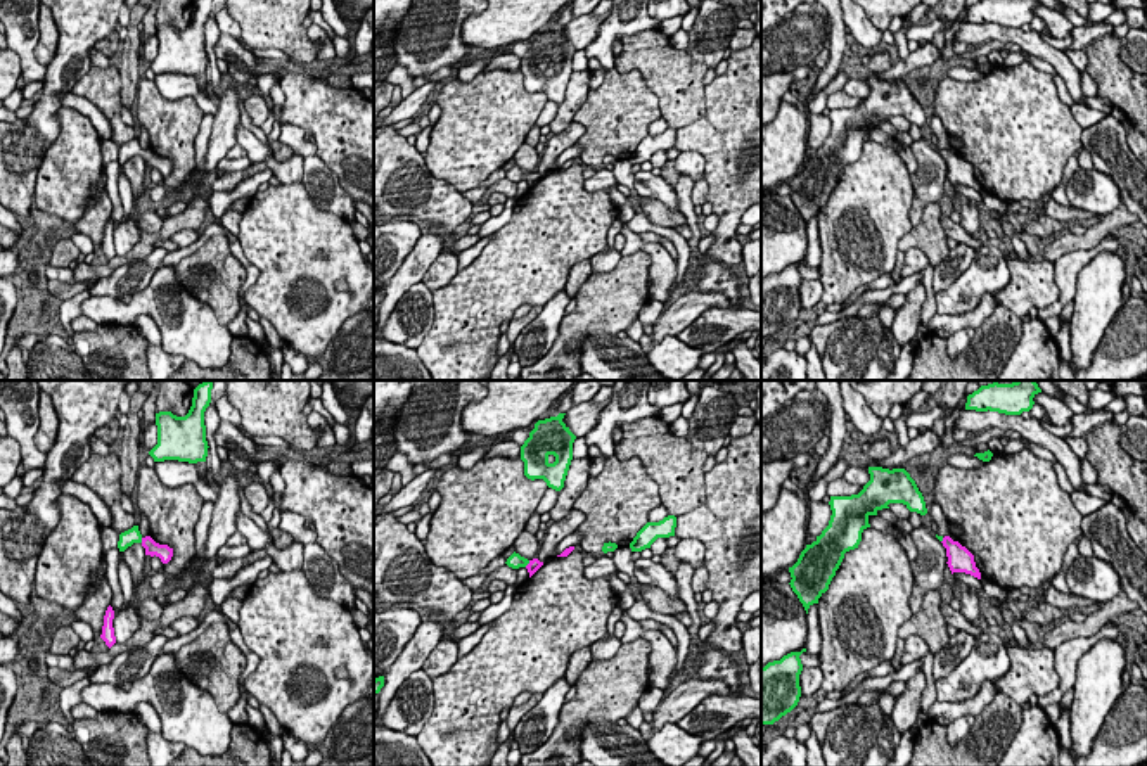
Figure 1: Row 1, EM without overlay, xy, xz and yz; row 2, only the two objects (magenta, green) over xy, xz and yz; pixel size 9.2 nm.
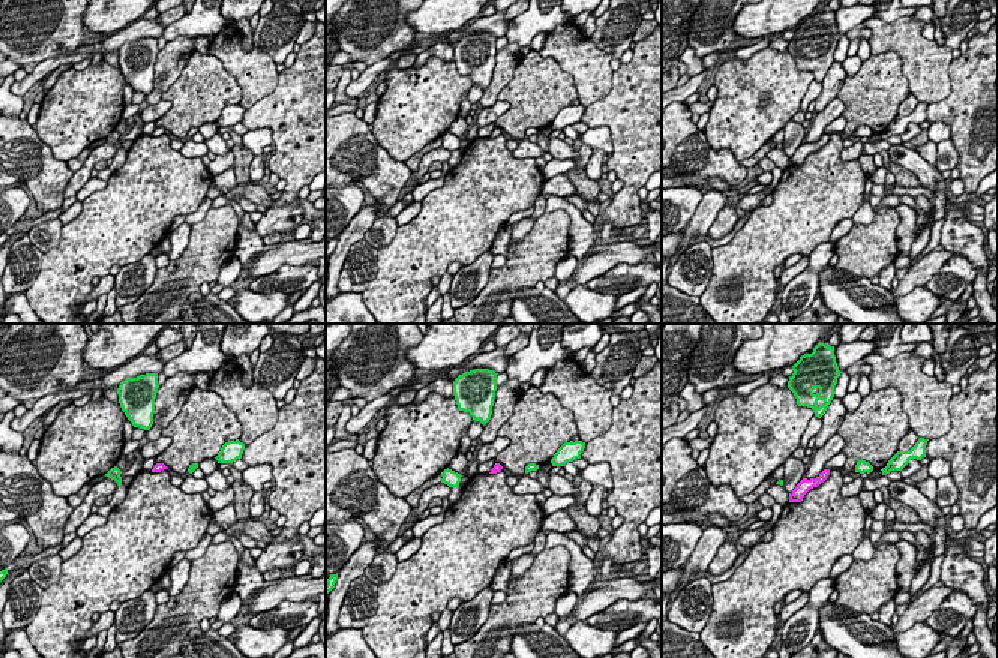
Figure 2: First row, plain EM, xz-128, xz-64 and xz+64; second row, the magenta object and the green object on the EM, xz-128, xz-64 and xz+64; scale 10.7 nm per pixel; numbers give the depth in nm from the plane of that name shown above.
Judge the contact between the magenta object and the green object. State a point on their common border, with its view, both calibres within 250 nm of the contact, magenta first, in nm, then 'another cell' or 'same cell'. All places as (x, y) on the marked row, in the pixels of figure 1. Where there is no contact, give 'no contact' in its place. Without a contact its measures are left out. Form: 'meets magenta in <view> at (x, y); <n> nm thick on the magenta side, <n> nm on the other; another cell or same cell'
meets magenta in xz at (528, 564); 120 nm thick on the magenta side, 140 nm on the other; same cell

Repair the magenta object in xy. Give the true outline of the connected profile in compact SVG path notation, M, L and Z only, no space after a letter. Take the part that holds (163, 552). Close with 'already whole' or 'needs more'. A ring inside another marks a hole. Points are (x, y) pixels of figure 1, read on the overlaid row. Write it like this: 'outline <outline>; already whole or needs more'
outline M133 526L131 529L119 534L118 548L119 552L125 552L133 543L140 543L145 548L145 555L156 555L163 564L168 564L173 557L173 548L156 543L151 536L144 538L138 531L138 526Z; needs more

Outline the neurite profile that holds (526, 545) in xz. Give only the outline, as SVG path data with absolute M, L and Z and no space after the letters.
M524 531L516 541L514 541L516 553L521 557L533 560L538 555L540 541L536 539L536 534L531 534Z

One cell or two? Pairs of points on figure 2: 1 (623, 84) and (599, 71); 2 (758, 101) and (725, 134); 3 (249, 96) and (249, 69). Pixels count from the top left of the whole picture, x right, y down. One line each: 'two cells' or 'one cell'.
1: two cells
2: one cell
3: one cell

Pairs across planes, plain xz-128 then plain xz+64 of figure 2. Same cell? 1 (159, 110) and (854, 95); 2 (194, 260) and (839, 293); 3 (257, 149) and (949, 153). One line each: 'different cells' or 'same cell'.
1: different cells
2: different cells
3: different cells

